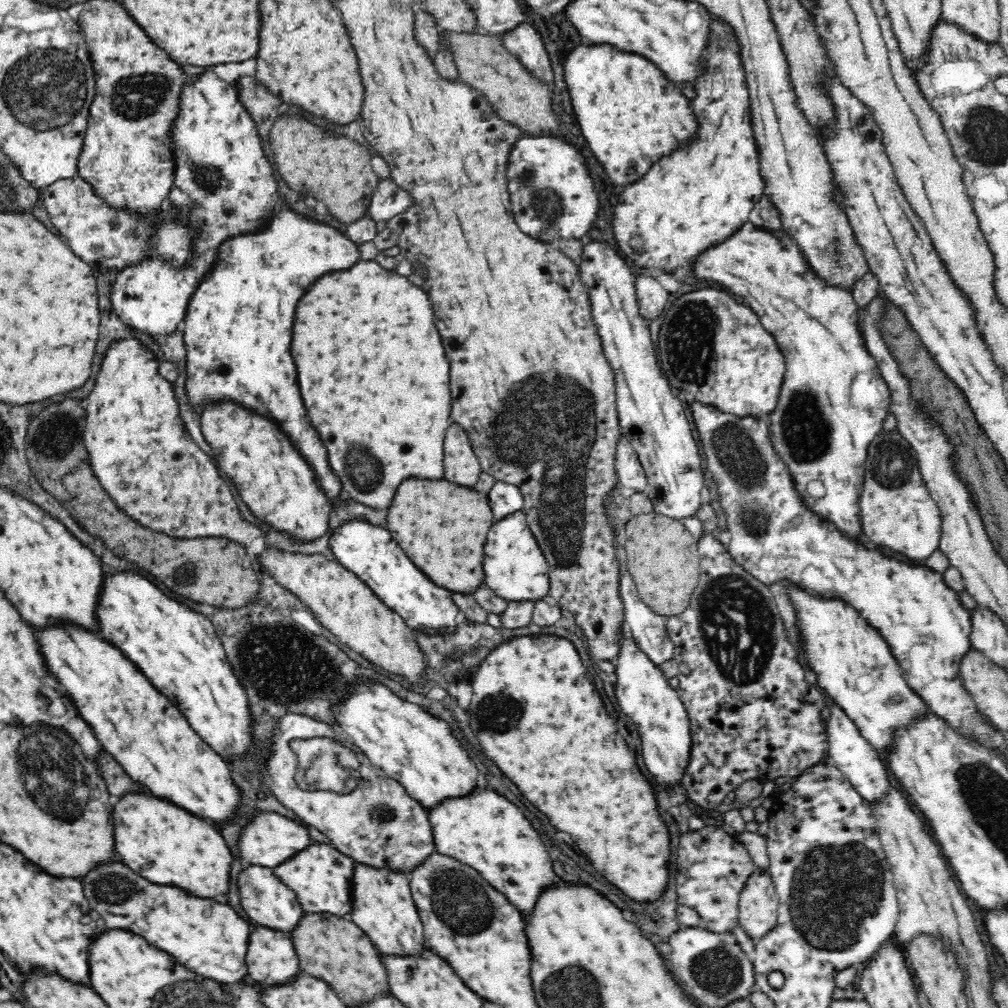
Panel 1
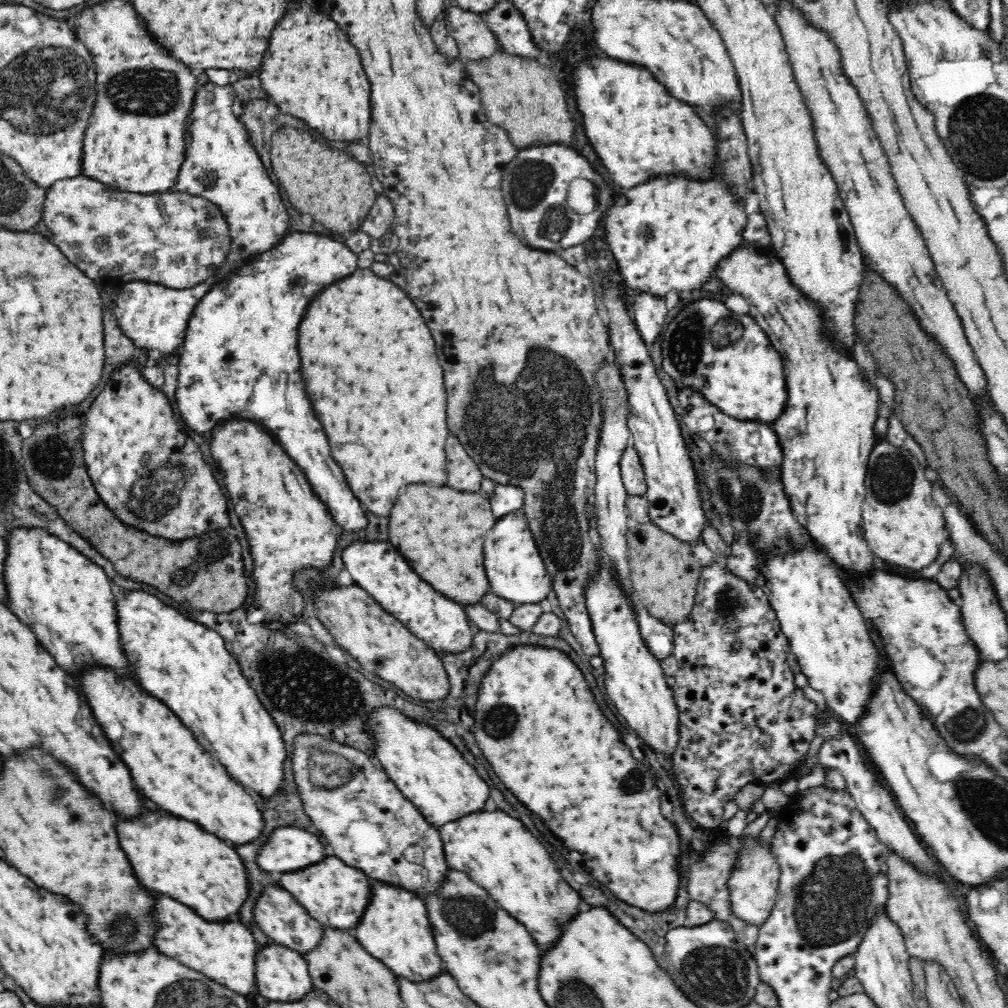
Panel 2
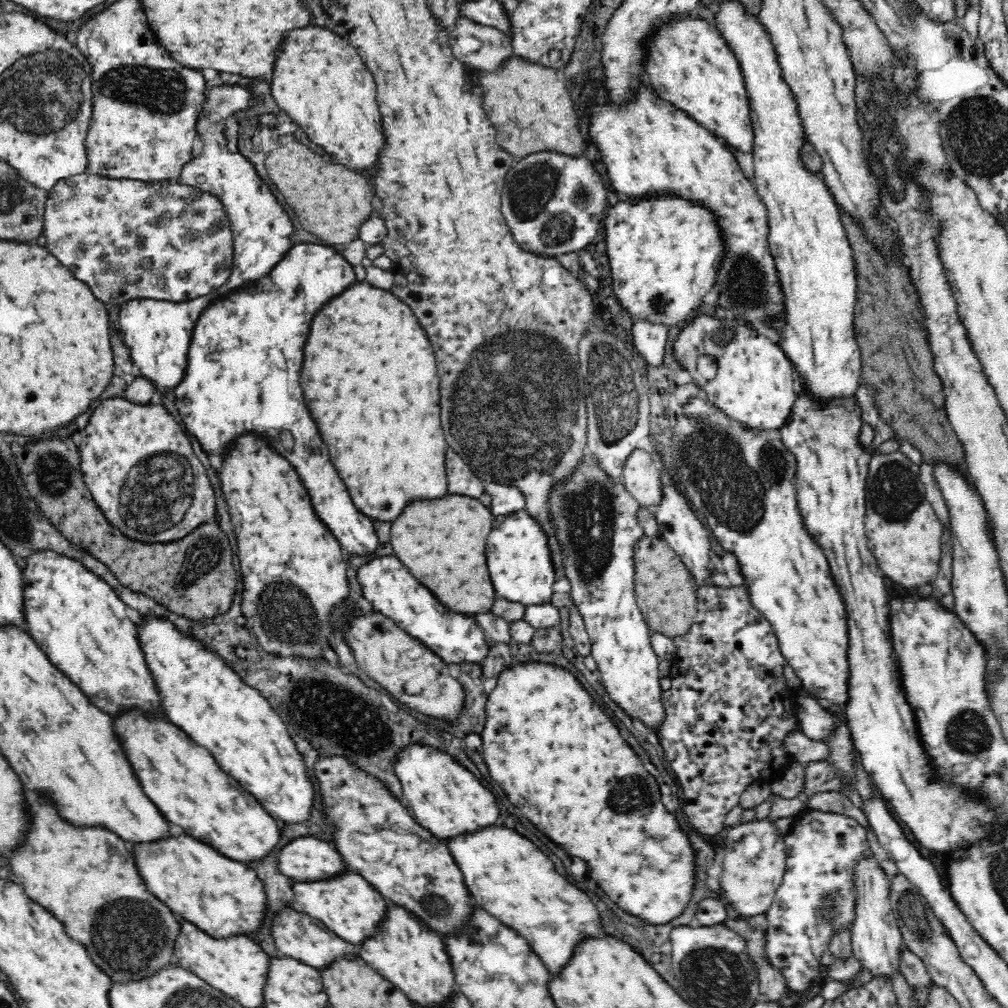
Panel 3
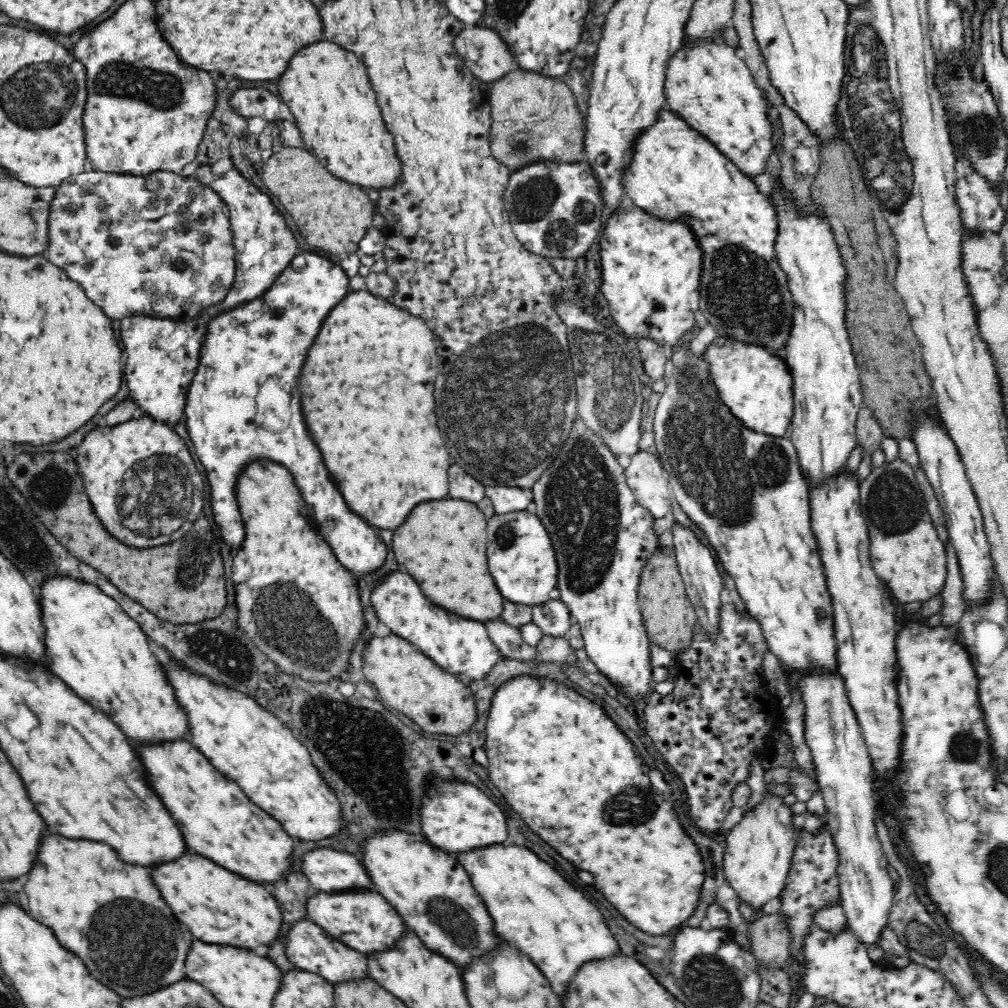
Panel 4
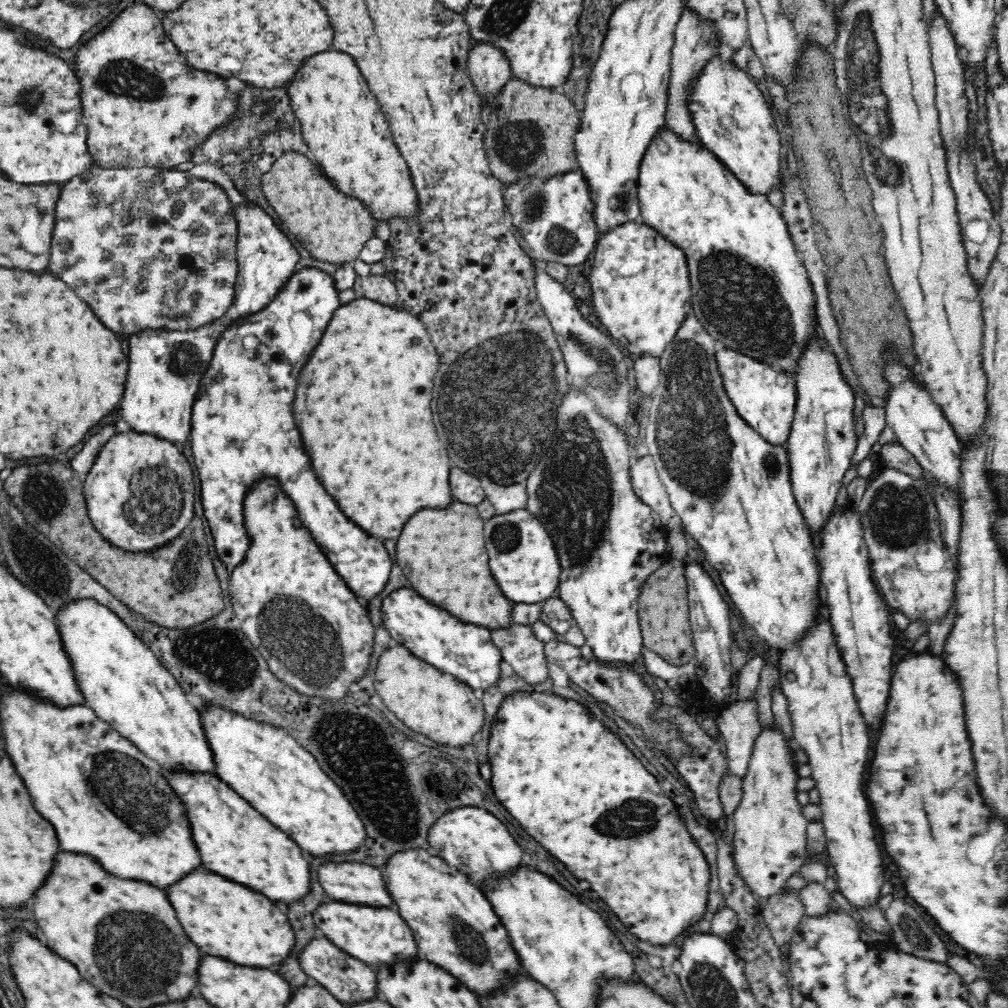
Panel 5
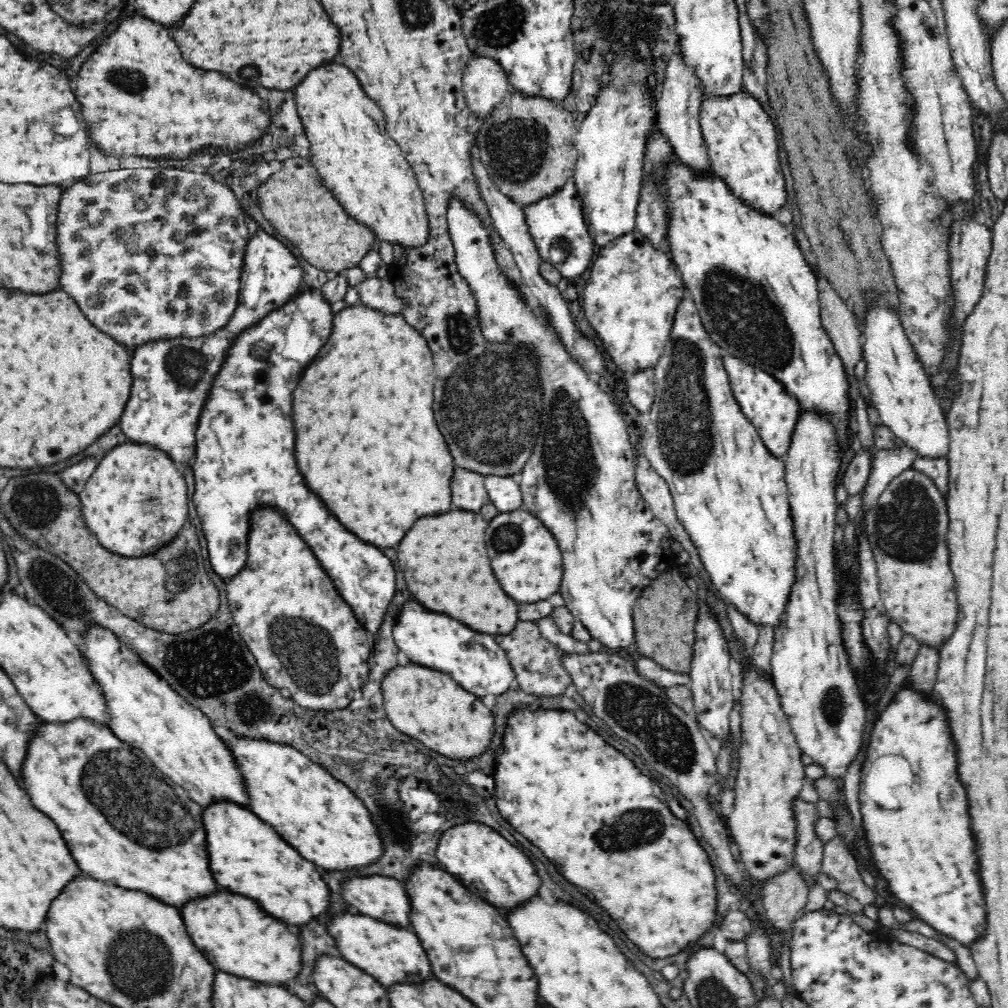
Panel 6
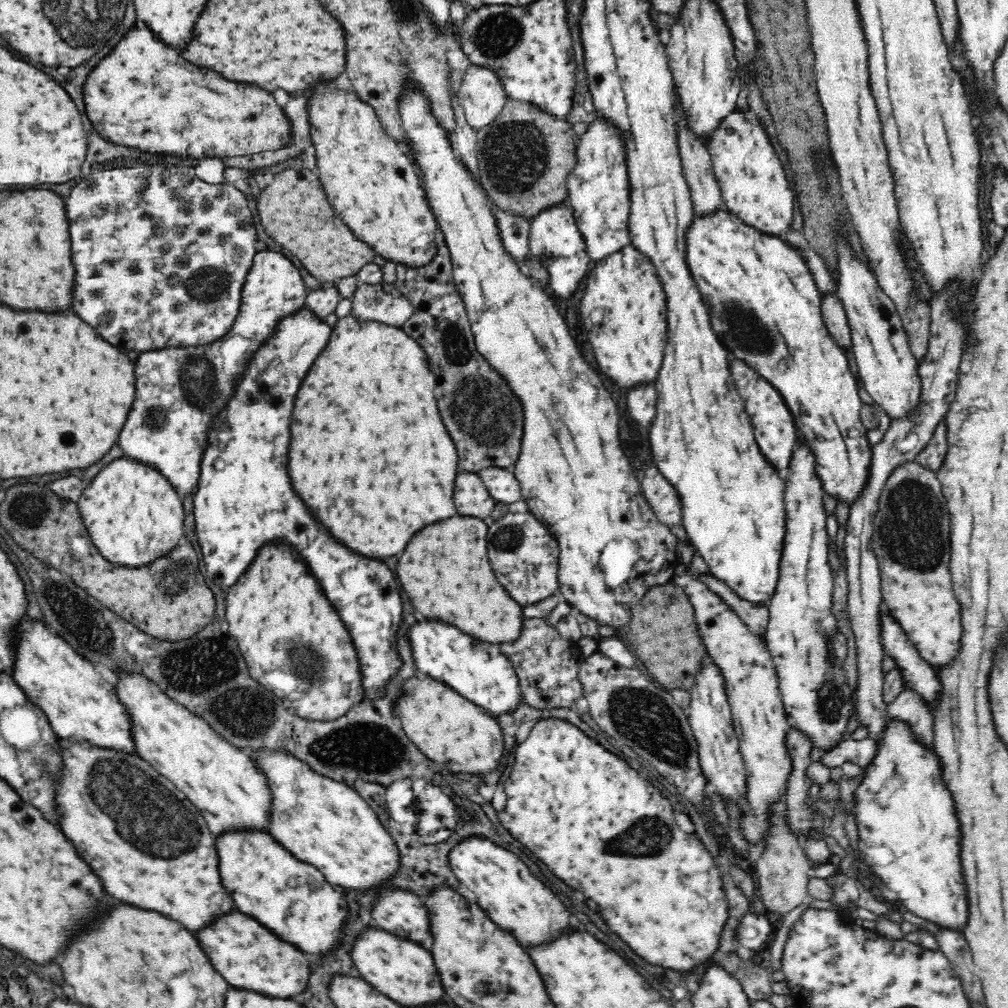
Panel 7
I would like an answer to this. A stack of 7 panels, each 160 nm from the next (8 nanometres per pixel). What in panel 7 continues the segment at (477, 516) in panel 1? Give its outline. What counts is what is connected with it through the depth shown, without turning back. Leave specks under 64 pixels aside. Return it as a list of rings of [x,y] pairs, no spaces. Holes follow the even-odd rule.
[[[452,516],[418,530],[404,548],[396,576],[412,604],[428,618],[452,622],[484,642],[514,642],[520,637],[522,606],[498,584],[486,556],[486,522],[482,518]]]

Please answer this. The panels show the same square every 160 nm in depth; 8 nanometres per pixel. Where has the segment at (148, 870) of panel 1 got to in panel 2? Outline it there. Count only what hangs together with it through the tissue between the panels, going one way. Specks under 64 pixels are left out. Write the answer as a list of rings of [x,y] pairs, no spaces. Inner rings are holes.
[[[150,810],[146,822],[118,818],[116,830],[136,878],[146,888],[170,894],[172,898],[196,908],[204,918],[240,921],[238,916],[228,916],[238,914],[245,898],[253,895],[247,892],[245,868],[231,844],[206,832],[196,822],[162,814],[158,810]]]

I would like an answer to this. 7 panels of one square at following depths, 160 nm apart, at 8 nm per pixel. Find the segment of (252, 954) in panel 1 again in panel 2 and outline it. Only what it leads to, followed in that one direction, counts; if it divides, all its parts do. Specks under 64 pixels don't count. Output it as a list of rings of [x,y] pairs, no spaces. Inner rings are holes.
[[[268,941],[257,946],[255,959],[255,986],[256,992],[270,1001],[285,1001],[286,999],[299,999],[305,992],[313,987],[306,961],[302,954],[291,947]]]

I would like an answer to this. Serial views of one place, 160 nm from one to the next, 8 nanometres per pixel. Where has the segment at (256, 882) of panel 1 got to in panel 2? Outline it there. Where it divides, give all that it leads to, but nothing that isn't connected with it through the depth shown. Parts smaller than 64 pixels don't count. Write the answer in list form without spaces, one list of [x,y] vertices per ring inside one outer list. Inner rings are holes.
[[[276,882],[264,885],[260,894],[253,897],[252,914],[257,928],[270,940],[291,947],[300,954],[315,947],[320,940],[322,925],[307,913],[291,892]]]

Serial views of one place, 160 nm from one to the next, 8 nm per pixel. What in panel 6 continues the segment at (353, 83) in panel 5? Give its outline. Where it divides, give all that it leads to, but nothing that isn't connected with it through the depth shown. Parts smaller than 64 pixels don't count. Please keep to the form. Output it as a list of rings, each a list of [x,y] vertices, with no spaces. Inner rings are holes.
[[[328,62],[316,70],[310,70],[294,88],[294,96],[303,132],[310,141],[310,160],[342,206],[354,218],[368,225],[377,241],[384,240],[392,244],[398,241],[406,246],[420,246],[429,235],[422,189],[401,147],[388,134],[382,109],[366,94],[358,76],[344,64]]]

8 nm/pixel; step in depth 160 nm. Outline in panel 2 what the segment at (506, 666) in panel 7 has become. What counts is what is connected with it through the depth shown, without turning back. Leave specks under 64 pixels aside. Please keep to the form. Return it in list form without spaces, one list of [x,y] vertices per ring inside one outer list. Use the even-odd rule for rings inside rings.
[[[354,540],[344,548],[342,562],[346,566],[345,569],[352,575],[354,583],[366,589],[384,609],[392,613],[417,638],[430,640],[432,644],[430,648],[436,650],[436,653],[466,652],[471,647],[475,629],[467,619],[463,605],[454,602],[451,598],[446,598],[444,594],[436,592],[428,582],[424,582],[412,570],[412,566],[398,554],[398,550],[392,546],[392,542],[388,542],[388,540],[374,540],[374,542],[372,540]]]

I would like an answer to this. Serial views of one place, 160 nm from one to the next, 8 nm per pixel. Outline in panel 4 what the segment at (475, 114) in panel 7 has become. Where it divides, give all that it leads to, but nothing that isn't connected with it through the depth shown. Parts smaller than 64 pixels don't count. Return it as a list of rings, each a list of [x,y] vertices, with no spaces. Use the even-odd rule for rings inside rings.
[[[492,27],[464,29],[455,36],[453,45],[472,74],[488,84],[514,70],[514,55],[508,43]]]

